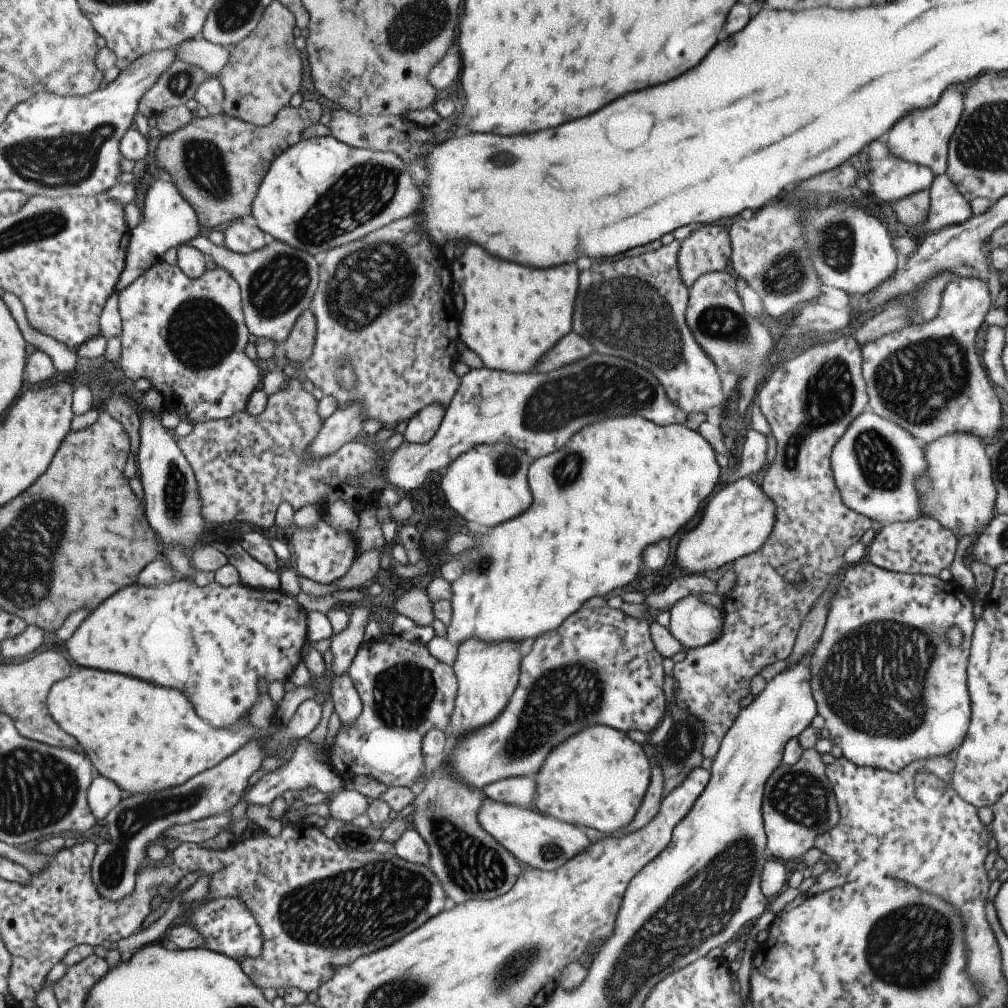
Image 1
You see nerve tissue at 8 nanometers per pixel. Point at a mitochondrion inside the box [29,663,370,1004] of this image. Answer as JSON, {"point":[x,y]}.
{"point":[130,823]}

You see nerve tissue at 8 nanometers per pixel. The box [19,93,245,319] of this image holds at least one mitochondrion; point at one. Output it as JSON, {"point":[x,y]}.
{"point":[207,166]}

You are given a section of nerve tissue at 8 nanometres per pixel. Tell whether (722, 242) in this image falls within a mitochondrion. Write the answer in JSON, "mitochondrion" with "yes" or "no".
{"mitochondrion":"no"}

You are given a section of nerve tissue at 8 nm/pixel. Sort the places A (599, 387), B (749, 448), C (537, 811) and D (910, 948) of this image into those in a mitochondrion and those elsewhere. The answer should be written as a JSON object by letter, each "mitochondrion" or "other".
{"A":"mitochondrion","B":"other","C":"other","D":"mitochondrion"}

